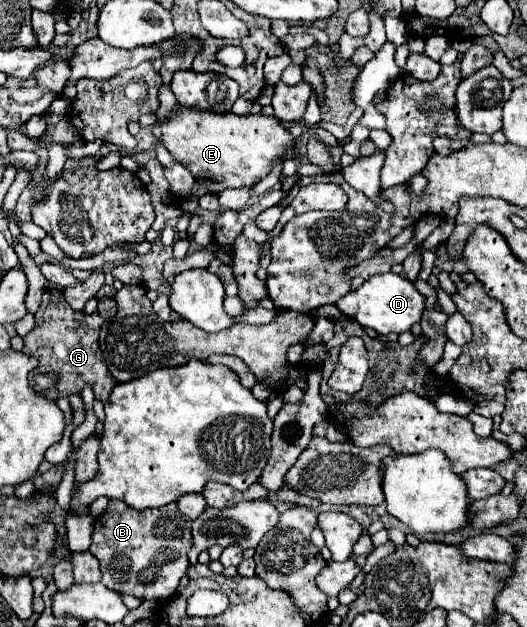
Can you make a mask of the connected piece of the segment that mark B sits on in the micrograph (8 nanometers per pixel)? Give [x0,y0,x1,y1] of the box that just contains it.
[89,500,191,600]

